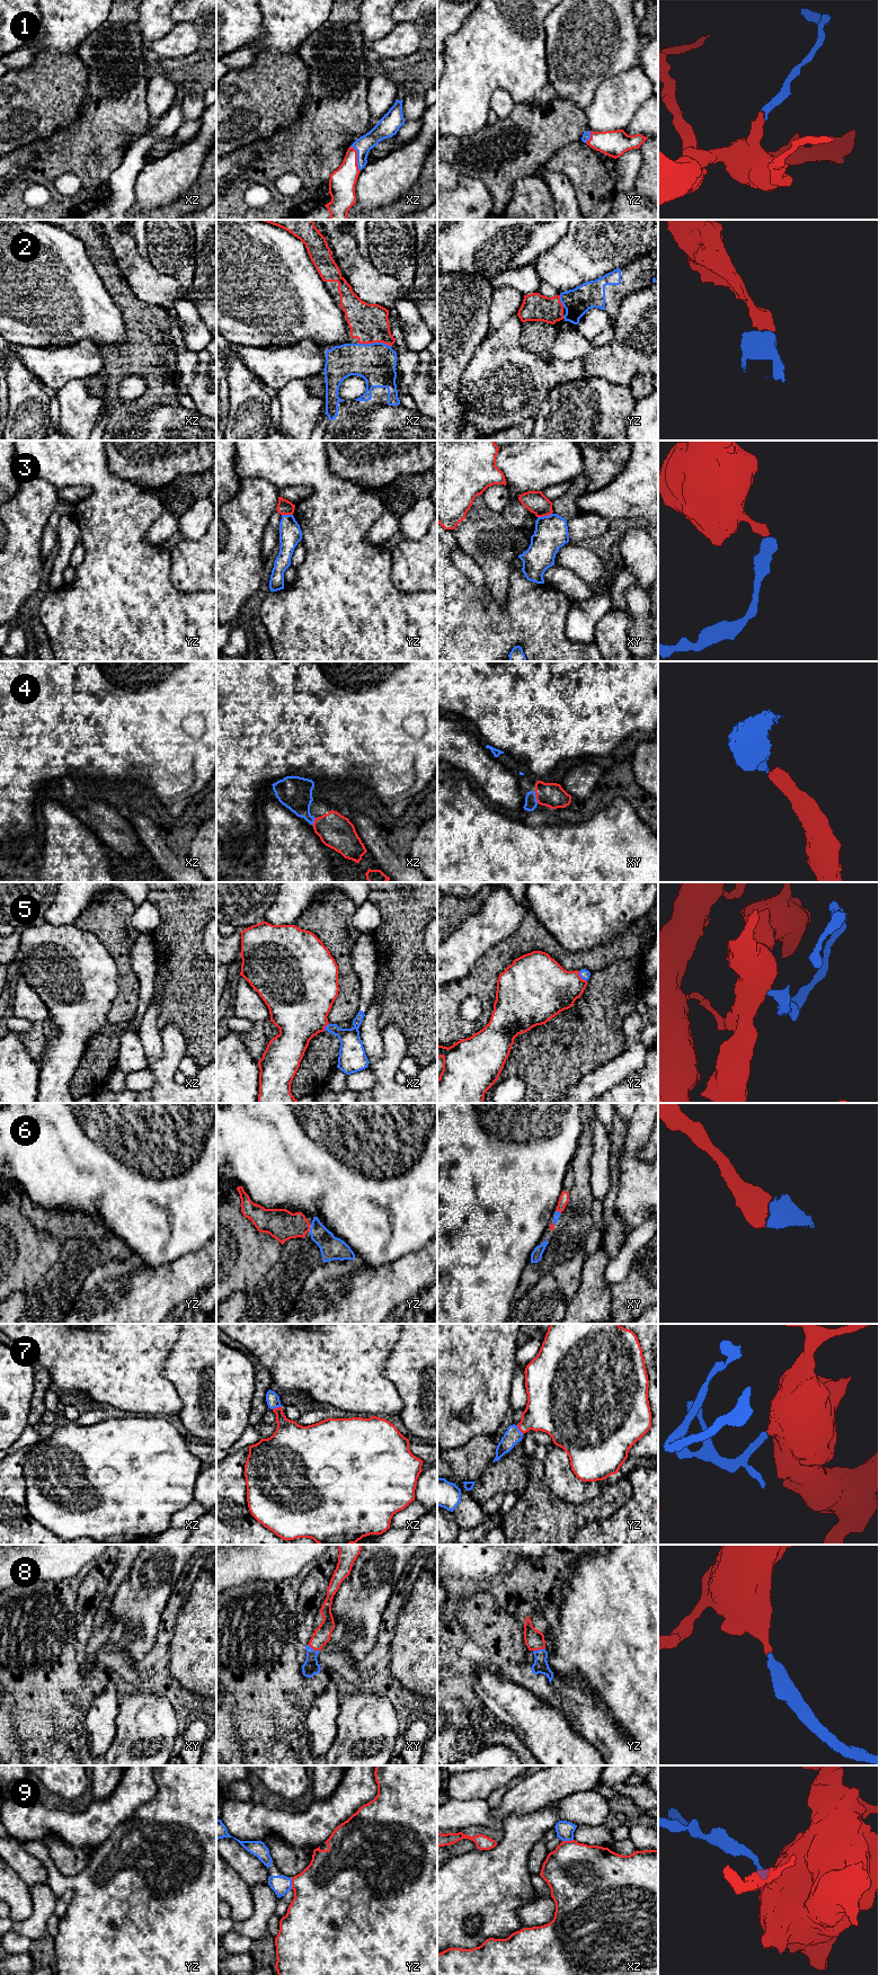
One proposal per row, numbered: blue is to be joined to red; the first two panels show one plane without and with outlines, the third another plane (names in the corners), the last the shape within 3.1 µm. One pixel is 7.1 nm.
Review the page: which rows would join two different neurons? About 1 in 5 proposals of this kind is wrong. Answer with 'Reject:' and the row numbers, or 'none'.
Reject: 3

